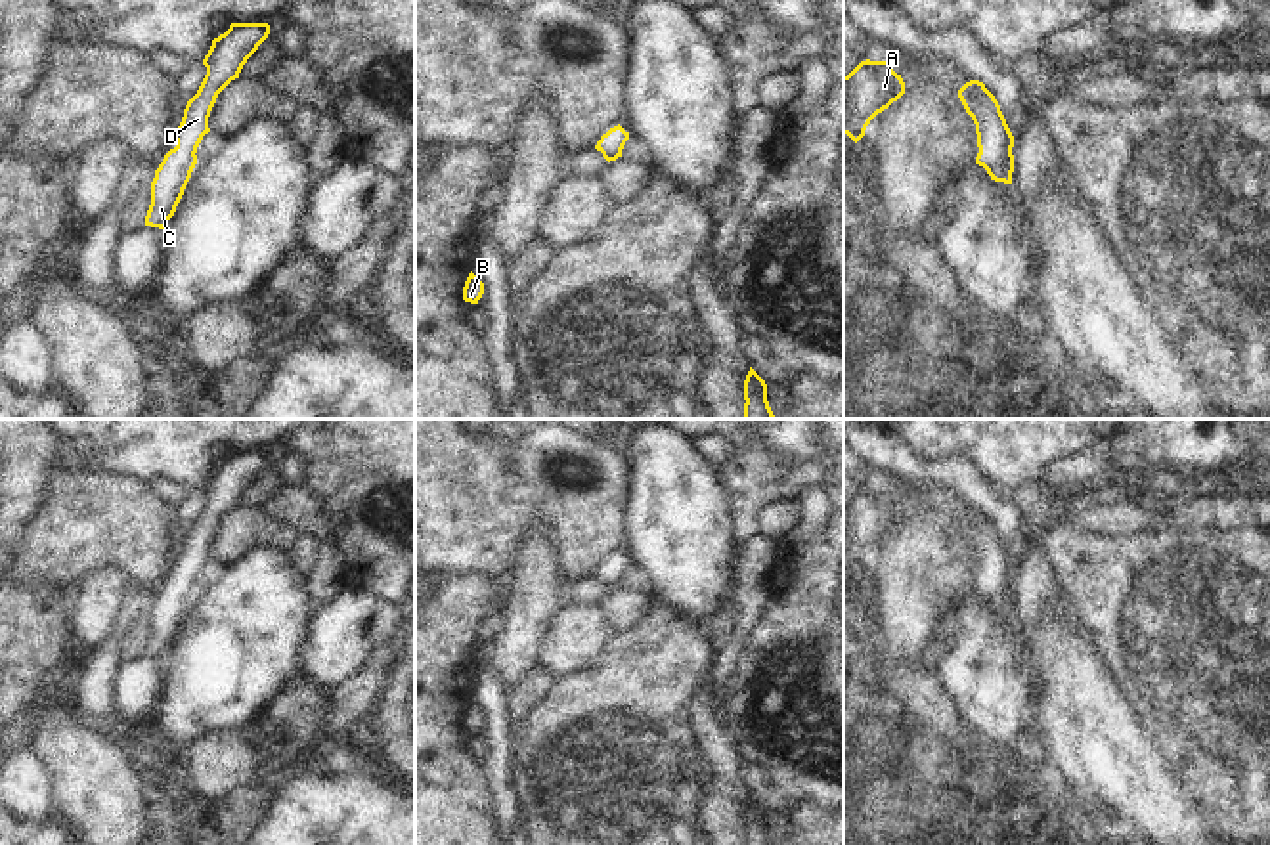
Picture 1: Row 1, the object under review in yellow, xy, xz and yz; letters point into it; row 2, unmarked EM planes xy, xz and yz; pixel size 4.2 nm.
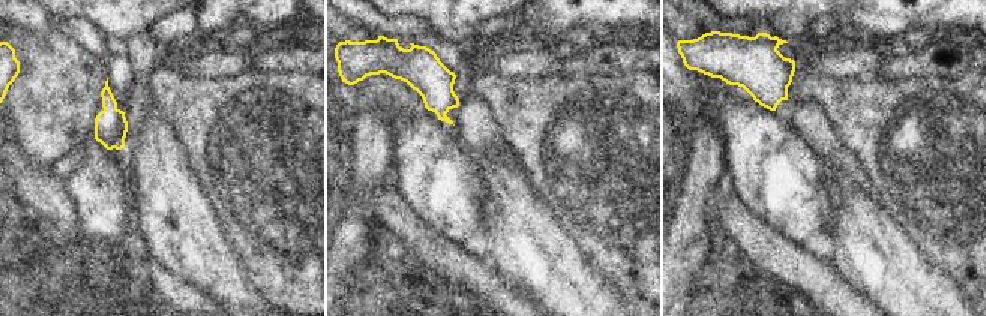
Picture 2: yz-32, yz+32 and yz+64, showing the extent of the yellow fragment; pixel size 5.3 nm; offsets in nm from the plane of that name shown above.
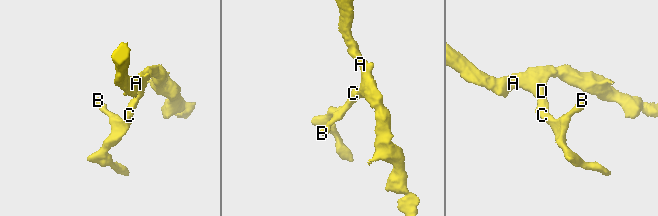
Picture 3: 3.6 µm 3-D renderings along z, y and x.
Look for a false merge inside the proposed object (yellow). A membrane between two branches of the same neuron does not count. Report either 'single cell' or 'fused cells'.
single cell

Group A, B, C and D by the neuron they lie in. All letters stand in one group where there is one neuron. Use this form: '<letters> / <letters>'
A B C D

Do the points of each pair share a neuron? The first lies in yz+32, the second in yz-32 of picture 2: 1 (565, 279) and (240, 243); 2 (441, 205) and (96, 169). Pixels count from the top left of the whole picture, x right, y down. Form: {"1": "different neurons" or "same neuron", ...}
{"1": "different neurons", "2": "same neuron"}

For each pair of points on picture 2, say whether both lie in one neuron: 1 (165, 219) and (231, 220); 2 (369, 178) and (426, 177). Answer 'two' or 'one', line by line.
1: two
2: two

